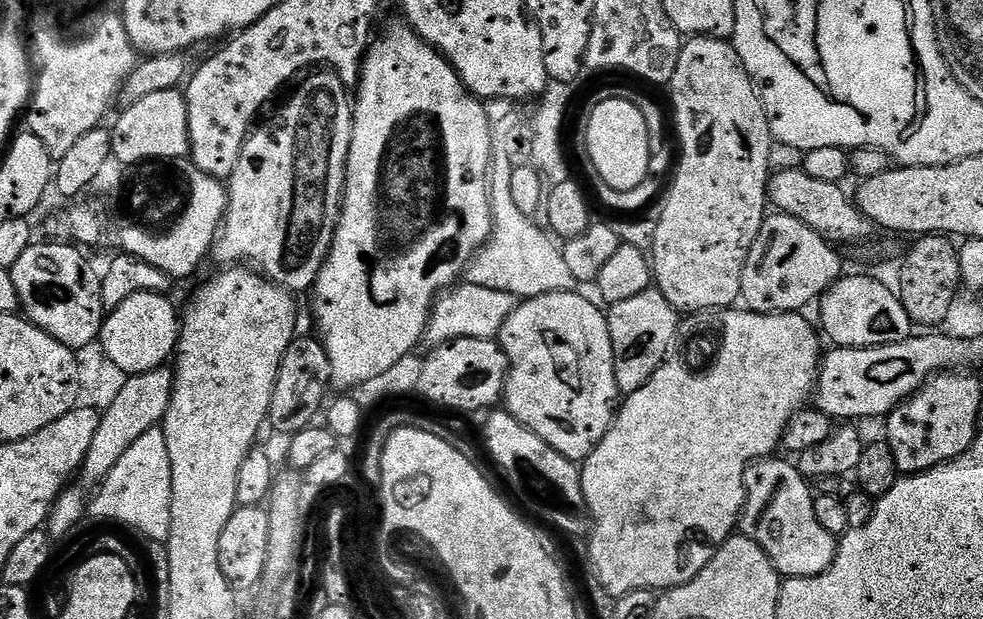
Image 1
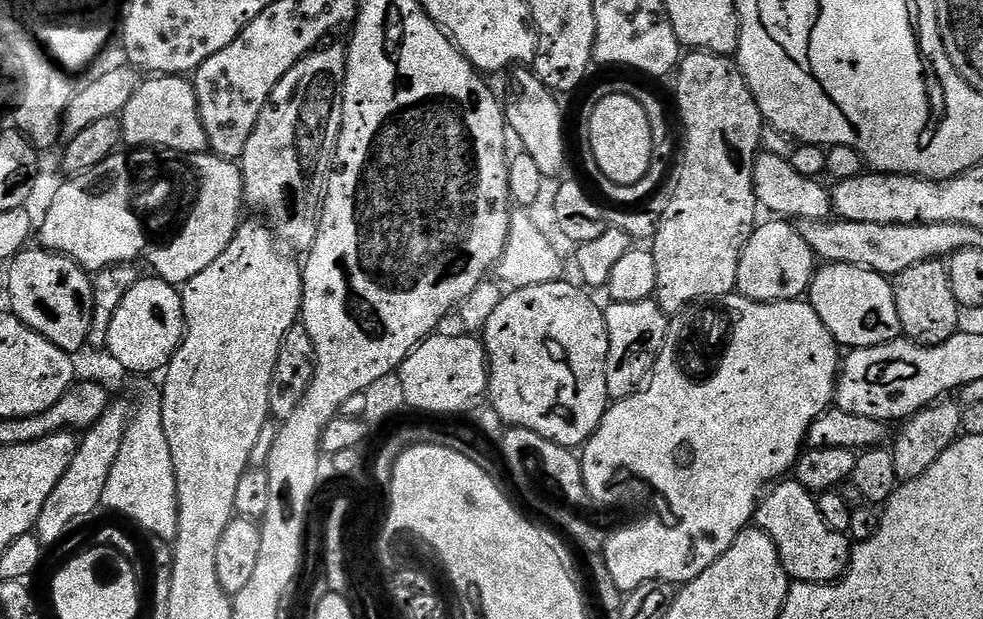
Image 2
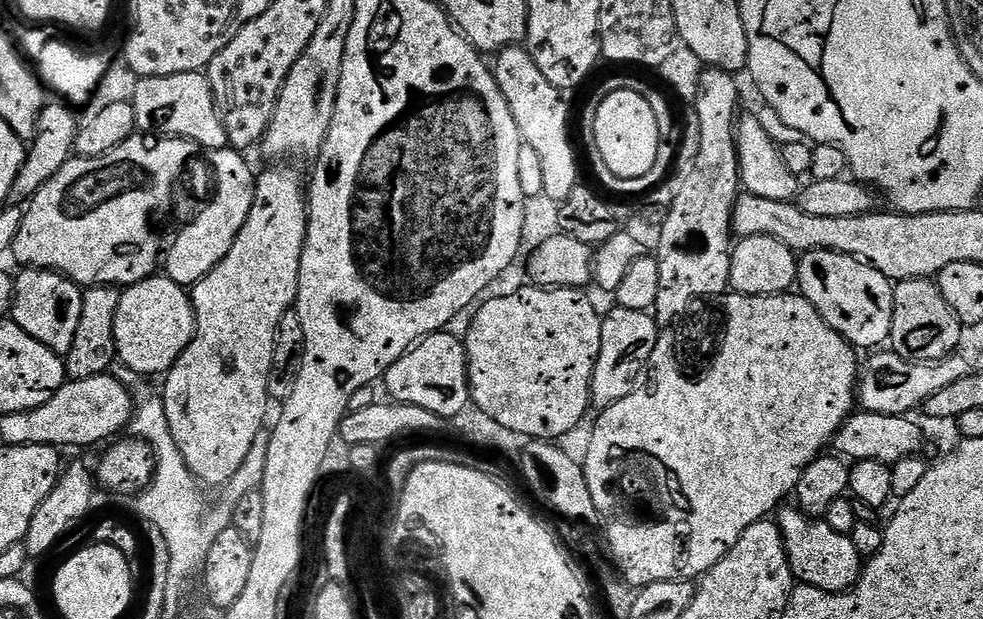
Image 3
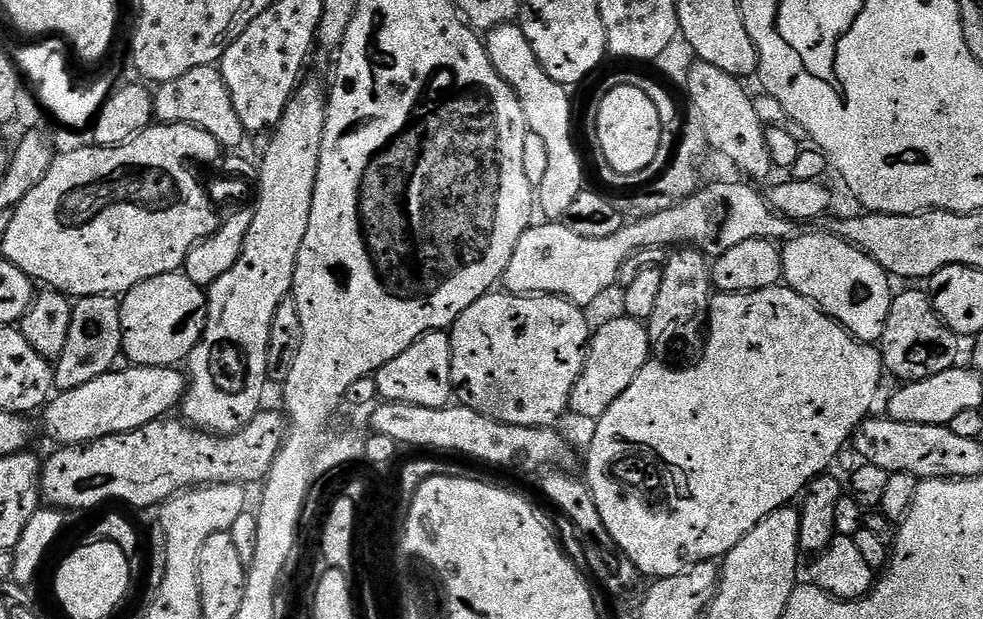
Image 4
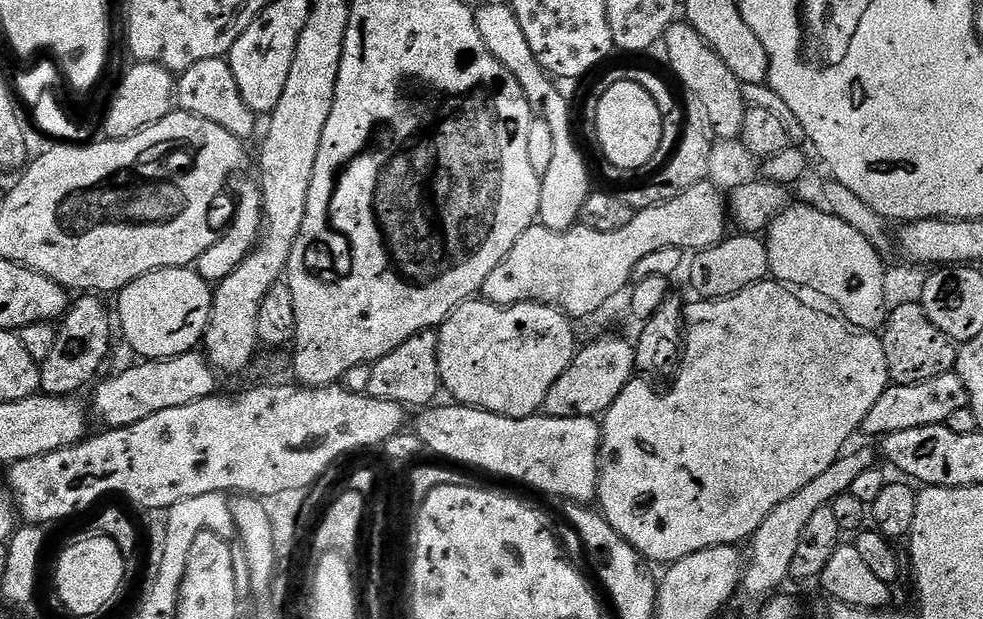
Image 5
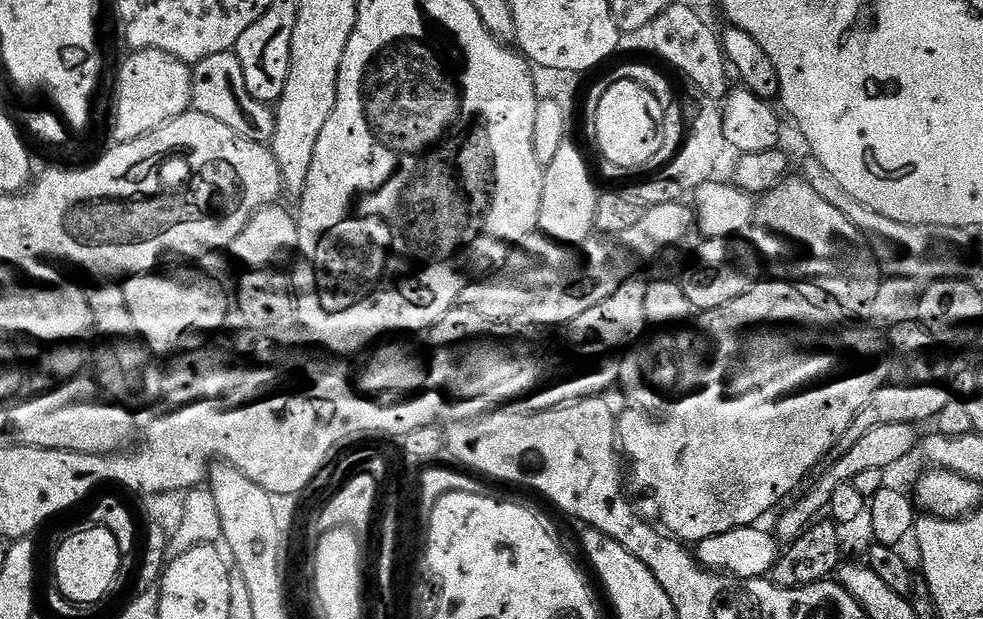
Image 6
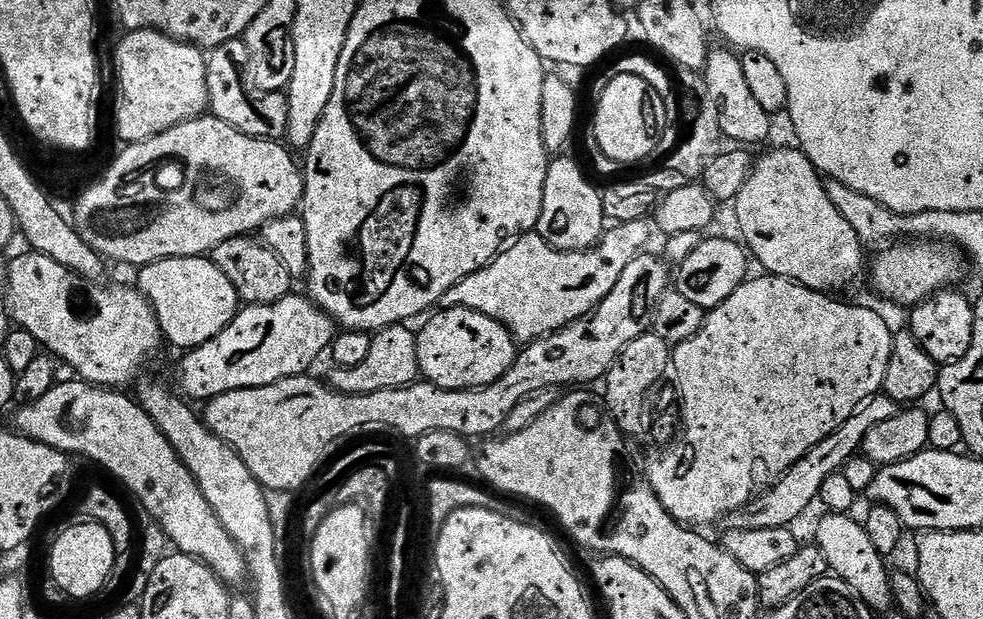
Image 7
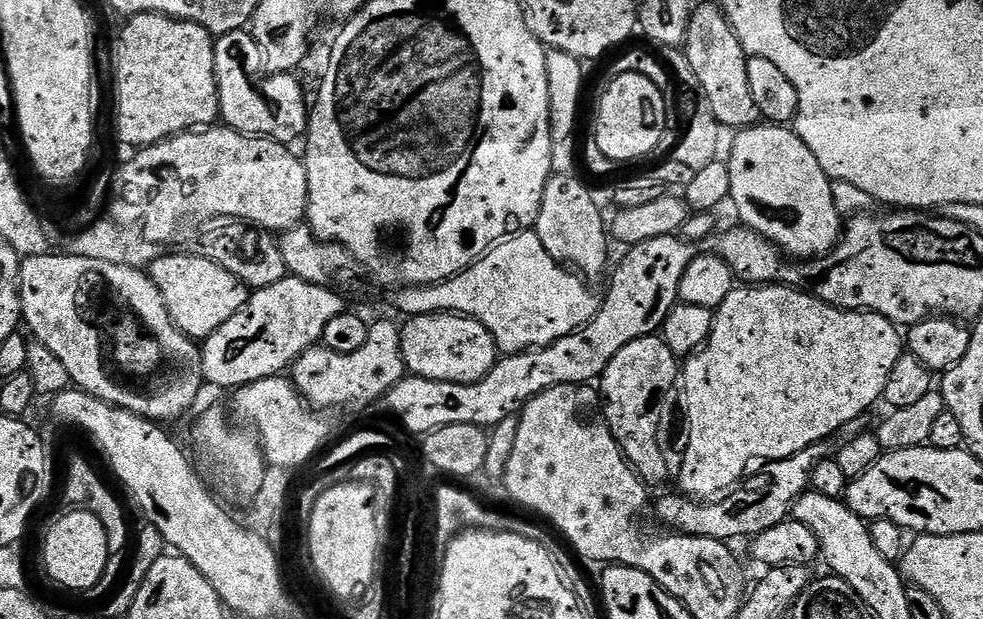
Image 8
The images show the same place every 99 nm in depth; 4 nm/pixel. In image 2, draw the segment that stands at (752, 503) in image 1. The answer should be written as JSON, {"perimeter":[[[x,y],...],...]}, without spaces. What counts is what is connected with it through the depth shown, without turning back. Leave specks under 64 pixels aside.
{"perimeter":[[[794,478],[781,479],[757,503],[754,524],[772,537],[782,566],[793,581],[802,584],[831,584],[847,572],[853,545],[845,533],[835,532],[826,526],[816,501],[817,497],[807,492]]]}

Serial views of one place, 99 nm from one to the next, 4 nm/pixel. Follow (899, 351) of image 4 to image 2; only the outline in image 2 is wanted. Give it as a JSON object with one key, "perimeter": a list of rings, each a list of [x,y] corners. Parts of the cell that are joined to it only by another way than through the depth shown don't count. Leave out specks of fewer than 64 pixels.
{"perimeter":[[[943,259],[923,260],[916,266],[910,266],[910,270],[902,270],[892,280],[892,293],[894,302],[898,306],[898,322],[901,333],[915,344],[925,344],[927,348],[935,344],[946,342],[959,329],[959,314],[961,306],[954,298],[954,290],[950,290],[950,274],[948,265]]]}

